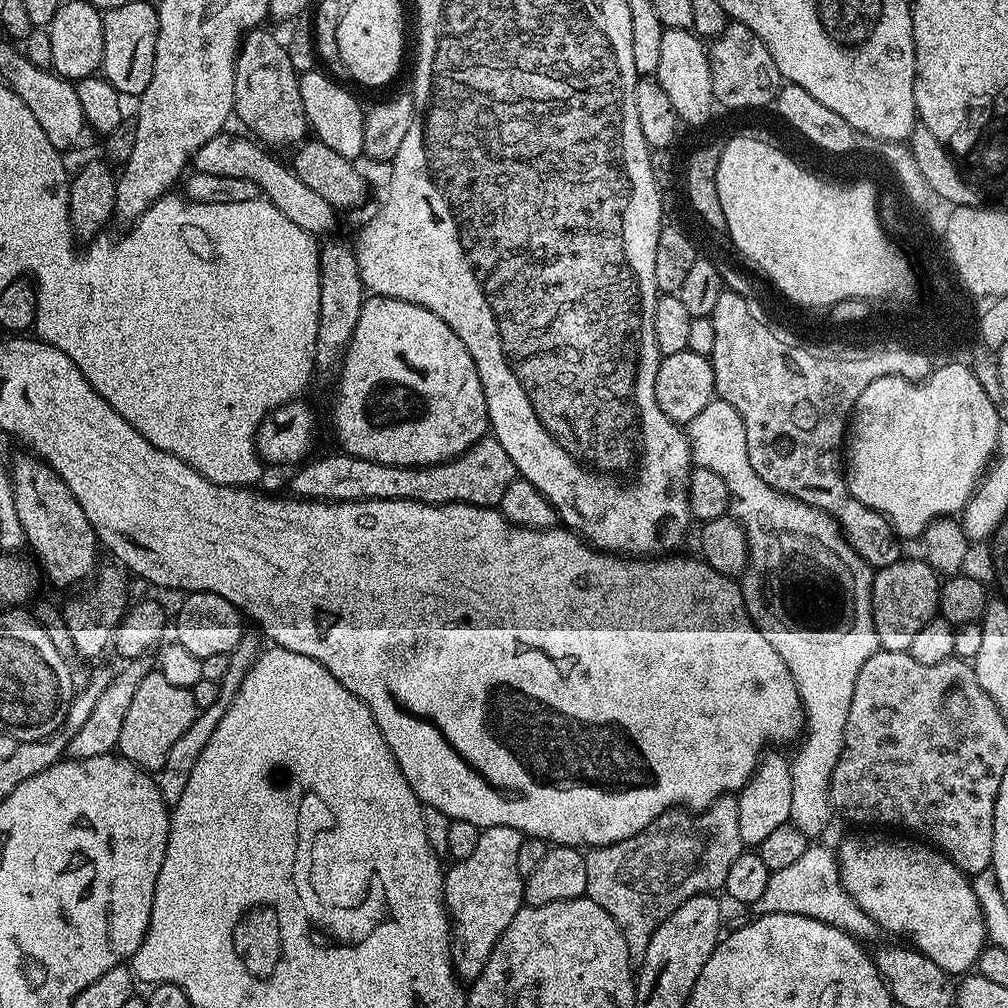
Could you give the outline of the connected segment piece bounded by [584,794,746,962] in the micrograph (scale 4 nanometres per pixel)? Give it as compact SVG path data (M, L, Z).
M735 795L719 796L709 808L703 810L669 810L654 820L649 828L622 842L588 848L584 852L586 895L589 900L598 902L610 918L614 918L618 930L622 930L622 938L626 938L628 953L633 961L639 962L646 954L646 946L650 946L654 930L658 930L658 926L662 926L662 922L666 922L666 918L670 918L682 902L695 896L716 894L723 889L730 865L745 848Z

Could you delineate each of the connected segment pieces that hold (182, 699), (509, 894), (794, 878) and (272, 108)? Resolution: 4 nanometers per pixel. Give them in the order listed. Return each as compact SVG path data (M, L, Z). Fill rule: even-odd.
M150 670L142 682L138 682L138 691L130 701L130 710L126 710L126 722L122 722L122 734L118 745L119 755L125 756L130 762L134 762L149 774L160 771L162 766L166 766L166 754L170 754L170 749L174 747L174 742L190 730L194 722L198 709L194 702L194 694L190 688L174 686L158 670Z
M494 826L483 829L478 838L478 846L470 853L470 858L455 861L444 873L444 905L448 907L448 918L452 926L452 969L461 981L471 982L482 974L486 962L490 962L490 954L502 938L506 926L510 926L510 918L518 914L524 904L525 877L518 874L518 846L525 840L523 832L510 826Z
M813 843L792 865L785 866L772 874L766 884L766 891L754 906L757 913L770 914L802 914L806 918L814 918L818 922L826 922L843 932L849 932L861 942L869 942L878 935L874 918L858 906L846 890L840 877L840 861L837 853L822 845Z
M264 31L249 32L236 56L234 116L249 128L245 129L259 143L273 149L291 149L299 145L310 132L306 110L302 106L300 78L294 66L290 64L290 54L287 53L282 40Z

